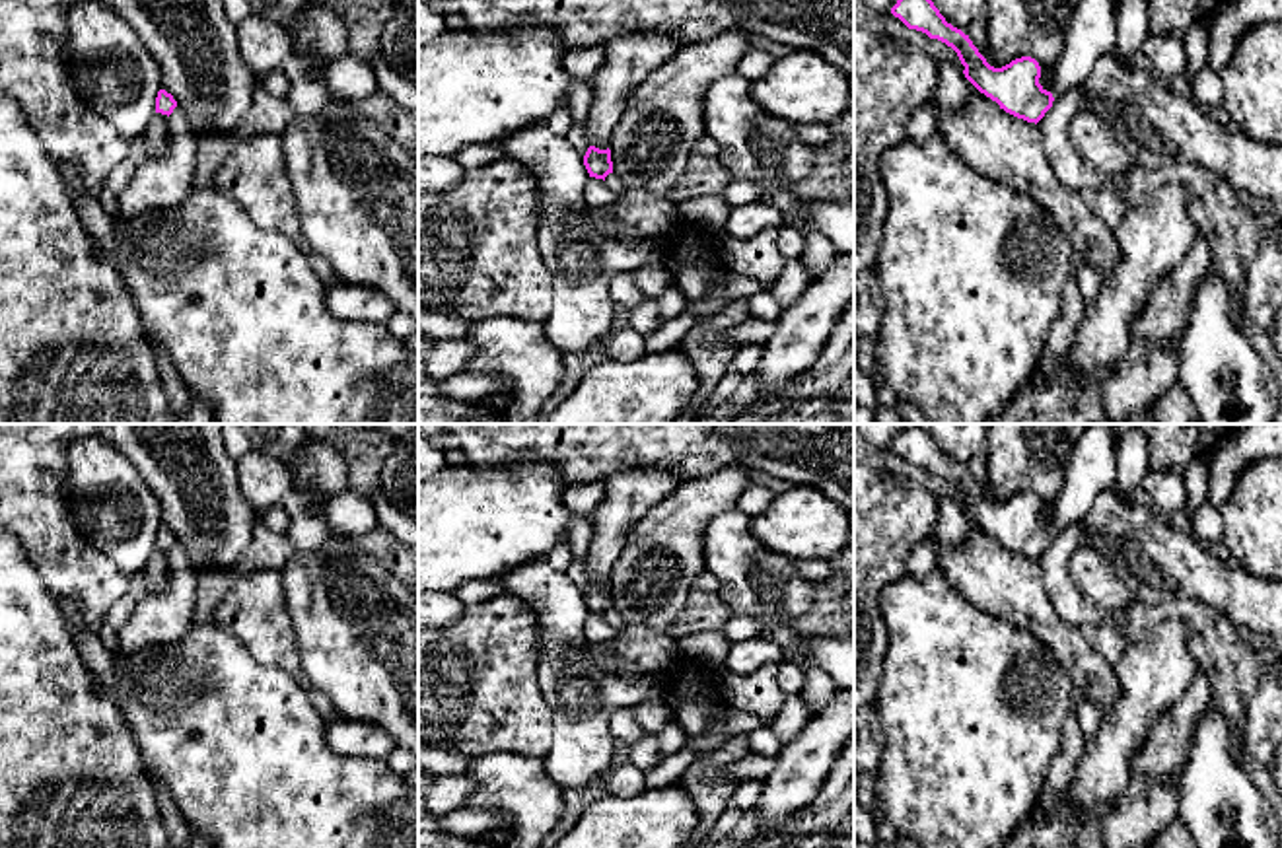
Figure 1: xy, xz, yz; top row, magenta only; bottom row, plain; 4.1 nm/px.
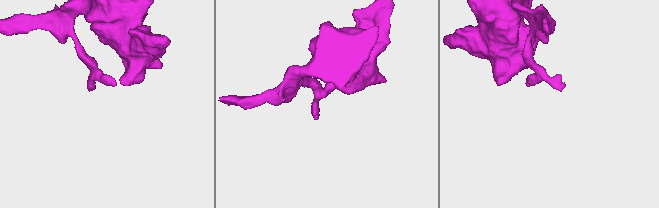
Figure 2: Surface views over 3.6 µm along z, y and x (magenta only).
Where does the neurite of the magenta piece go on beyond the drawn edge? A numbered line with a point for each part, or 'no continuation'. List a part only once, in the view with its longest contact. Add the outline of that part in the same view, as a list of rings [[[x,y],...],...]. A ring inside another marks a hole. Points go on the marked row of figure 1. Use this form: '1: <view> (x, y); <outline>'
no continuation

